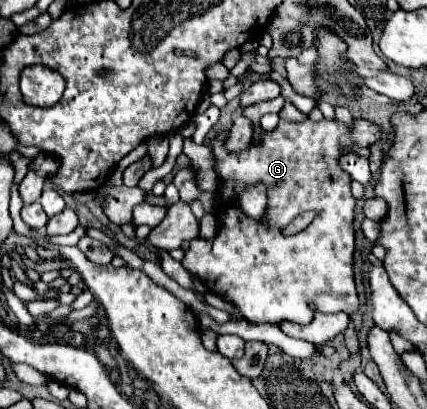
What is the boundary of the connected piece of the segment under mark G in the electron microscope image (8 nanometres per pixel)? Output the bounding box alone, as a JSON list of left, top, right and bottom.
[183,117,381,325]

